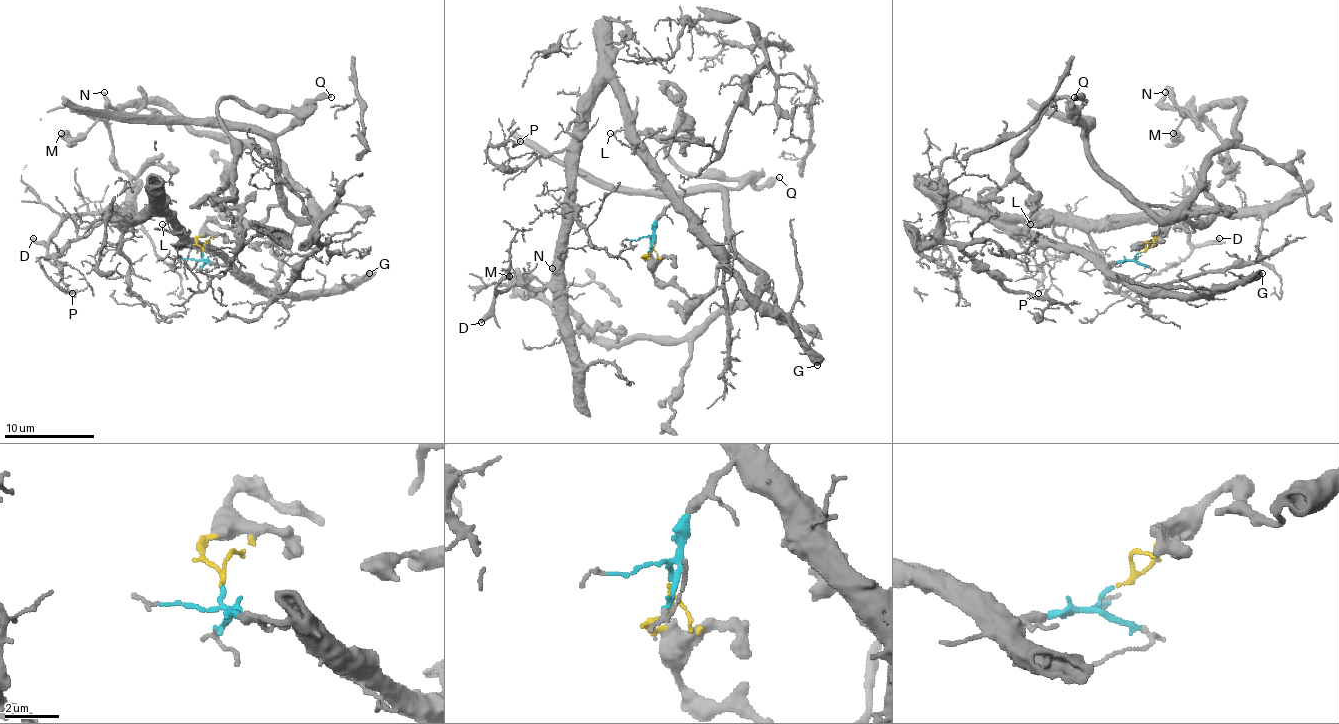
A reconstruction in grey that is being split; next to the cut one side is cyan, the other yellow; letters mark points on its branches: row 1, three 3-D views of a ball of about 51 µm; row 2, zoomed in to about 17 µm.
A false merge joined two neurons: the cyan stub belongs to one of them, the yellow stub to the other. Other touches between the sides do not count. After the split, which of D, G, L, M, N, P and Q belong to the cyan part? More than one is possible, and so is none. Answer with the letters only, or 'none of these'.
D, G, L, P

